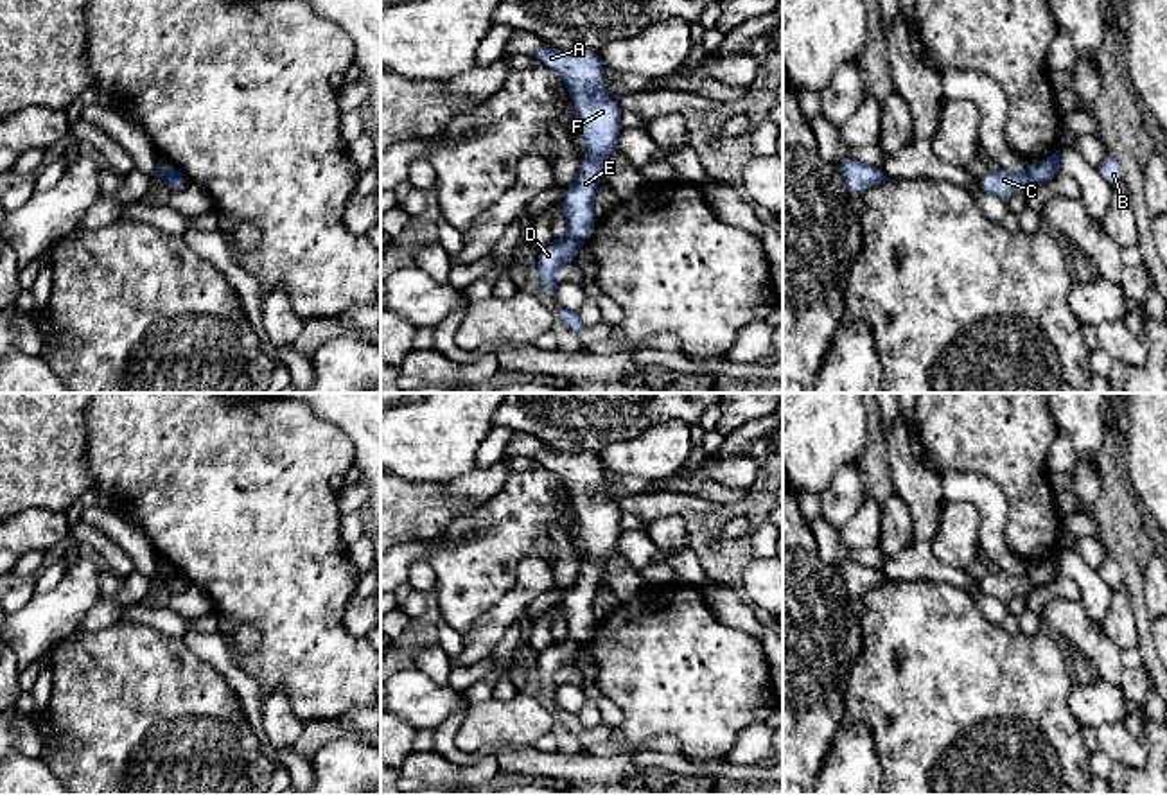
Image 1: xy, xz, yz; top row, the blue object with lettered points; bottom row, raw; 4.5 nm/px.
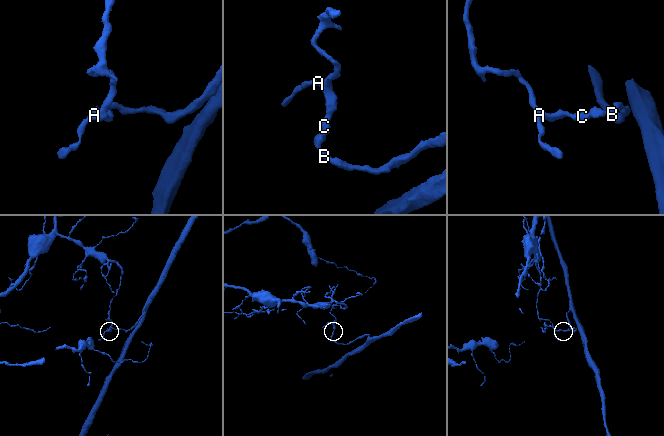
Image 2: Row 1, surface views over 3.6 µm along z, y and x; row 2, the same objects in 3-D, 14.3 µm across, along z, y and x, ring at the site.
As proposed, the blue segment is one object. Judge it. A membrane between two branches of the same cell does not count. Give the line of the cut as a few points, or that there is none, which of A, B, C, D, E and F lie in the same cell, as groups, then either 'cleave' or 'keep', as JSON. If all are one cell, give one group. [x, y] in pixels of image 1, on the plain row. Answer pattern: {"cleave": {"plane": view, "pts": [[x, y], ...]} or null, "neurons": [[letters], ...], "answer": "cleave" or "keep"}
{"cleave": {"plane": "xz", "pts": [[568, 637], [582, 645]]}, "neurons": [["A", "C", "E", "F"], ["B", "D"]], "answer": "cleave"}

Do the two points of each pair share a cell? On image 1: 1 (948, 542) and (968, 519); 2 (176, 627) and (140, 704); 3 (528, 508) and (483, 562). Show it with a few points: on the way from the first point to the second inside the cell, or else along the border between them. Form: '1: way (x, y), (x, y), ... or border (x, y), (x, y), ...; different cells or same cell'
1: way (954, 537), (963, 524); same cell
2: border (131, 623), (146, 623), (180, 637); different cells
3: way (519, 521), (496, 550); same cell

